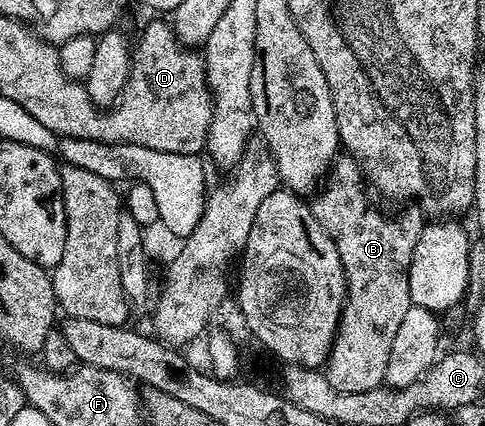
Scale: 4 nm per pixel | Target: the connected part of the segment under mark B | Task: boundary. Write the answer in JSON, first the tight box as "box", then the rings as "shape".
{"box":[311,156,427,392],"shape":[[[338,156],[311,202],[315,220],[333,238],[345,269],[345,306],[337,338],[323,367],[331,388],[339,388],[339,392],[371,392],[371,388],[384,383],[391,343],[411,304],[411,256],[427,225],[420,205],[409,204],[398,209],[398,214],[384,214],[373,207],[368,193],[360,164],[351,156]]]}

